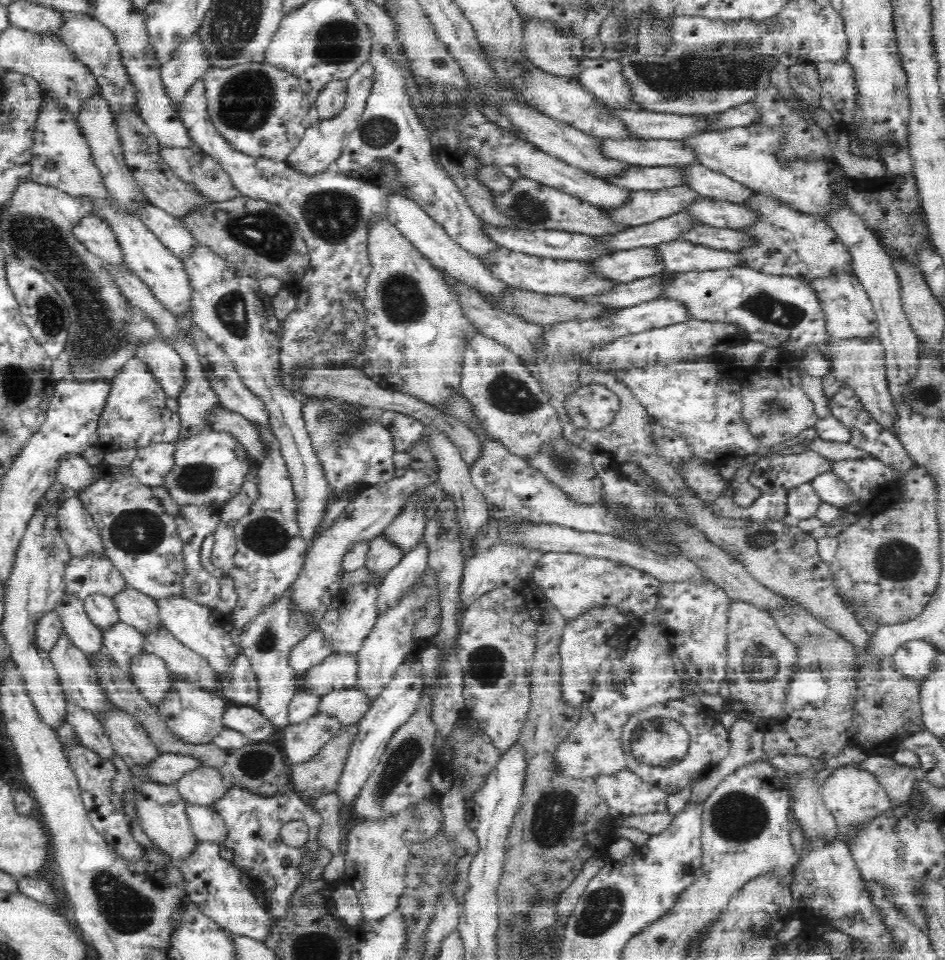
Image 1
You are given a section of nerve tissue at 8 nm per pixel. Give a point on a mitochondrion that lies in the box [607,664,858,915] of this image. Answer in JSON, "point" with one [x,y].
{"point":[659,742]}

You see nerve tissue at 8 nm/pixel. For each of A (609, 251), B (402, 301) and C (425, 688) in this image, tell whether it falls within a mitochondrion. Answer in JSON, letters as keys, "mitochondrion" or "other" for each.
{"A":"other","B":"mitochondrion","C":"other"}

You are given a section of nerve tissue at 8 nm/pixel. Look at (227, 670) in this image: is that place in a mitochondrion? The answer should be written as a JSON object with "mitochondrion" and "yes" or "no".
{"mitochondrion":"no"}

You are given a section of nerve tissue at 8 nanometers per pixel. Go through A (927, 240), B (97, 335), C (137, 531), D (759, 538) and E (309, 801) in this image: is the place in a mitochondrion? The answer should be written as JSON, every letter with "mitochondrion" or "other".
{"A":"other","B":"mitochondrion","C":"mitochondrion","D":"mitochondrion","E":"other"}

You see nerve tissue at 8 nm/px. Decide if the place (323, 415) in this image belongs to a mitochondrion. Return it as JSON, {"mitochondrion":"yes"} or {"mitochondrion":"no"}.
{"mitochondrion":"yes"}

